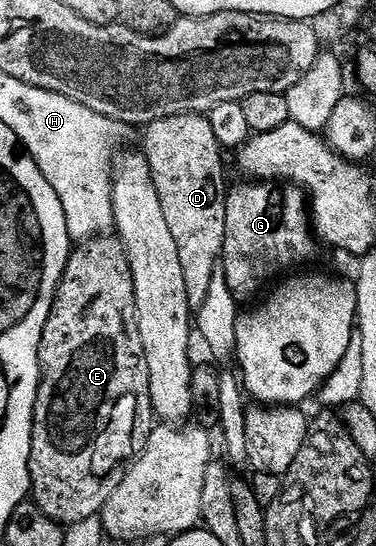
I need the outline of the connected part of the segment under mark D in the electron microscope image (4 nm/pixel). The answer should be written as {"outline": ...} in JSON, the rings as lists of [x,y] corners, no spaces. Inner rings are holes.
{"outline":[[[184,113],[159,119],[144,126],[143,133],[143,152],[151,167],[151,179],[155,179],[155,191],[159,191],[159,203],[163,203],[163,216],[167,218],[167,227],[175,239],[176,249],[179,250],[179,263],[183,266],[183,284],[187,289],[189,308],[197,311],[207,299],[212,273],[219,266],[227,227],[227,184],[225,185],[225,161],[221,158],[223,150],[219,139],[215,139],[215,134],[211,132],[208,116],[199,113]]]}

